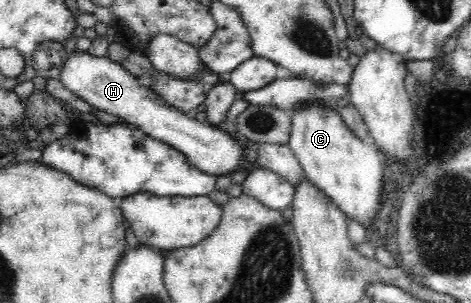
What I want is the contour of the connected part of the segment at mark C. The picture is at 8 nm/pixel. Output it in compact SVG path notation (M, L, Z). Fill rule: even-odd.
M301 106L300 110L292 113L289 148L304 170L306 180L324 191L346 218L360 223L365 229L374 224L382 208L381 193L385 187L384 157L376 146L365 144L357 138L337 112L327 110L323 106Z

